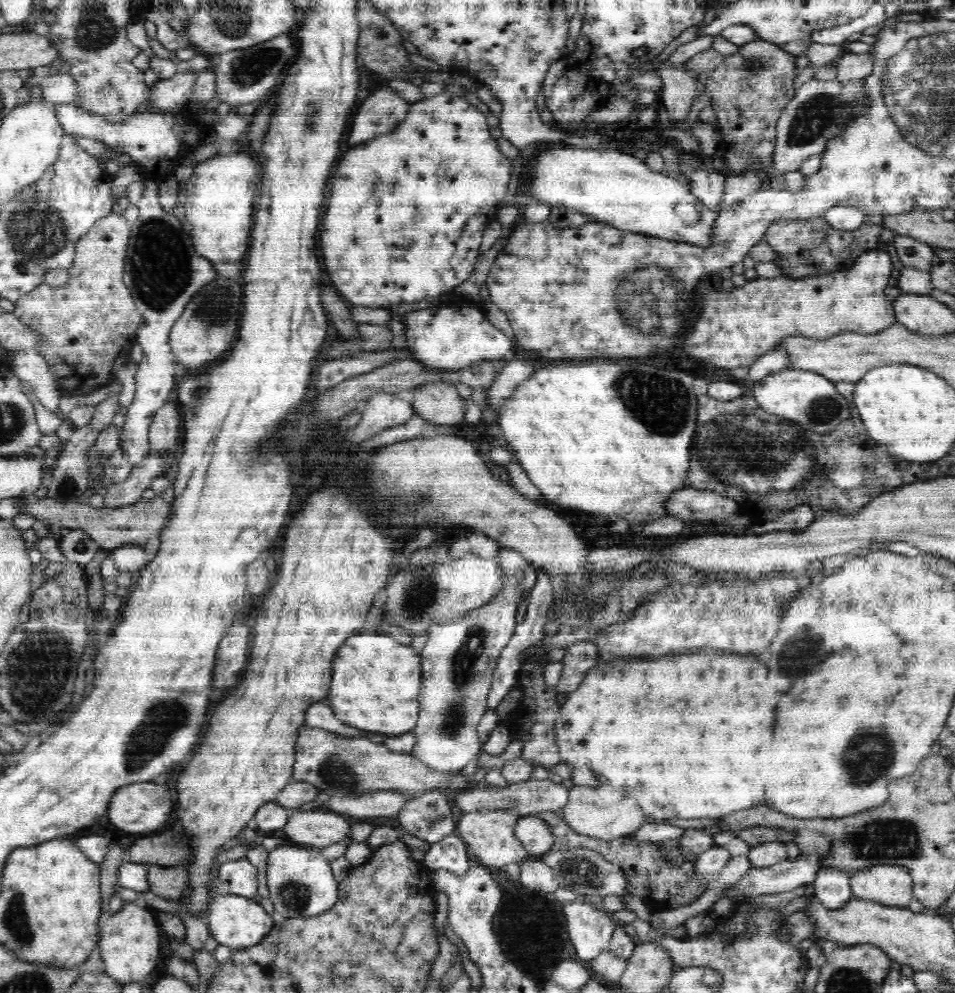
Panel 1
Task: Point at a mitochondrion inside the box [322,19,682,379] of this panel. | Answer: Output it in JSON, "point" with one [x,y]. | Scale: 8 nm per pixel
{"point":[379,34]}

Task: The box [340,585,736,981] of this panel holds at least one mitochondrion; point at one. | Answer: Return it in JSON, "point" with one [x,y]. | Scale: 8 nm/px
{"point":[464,662]}

